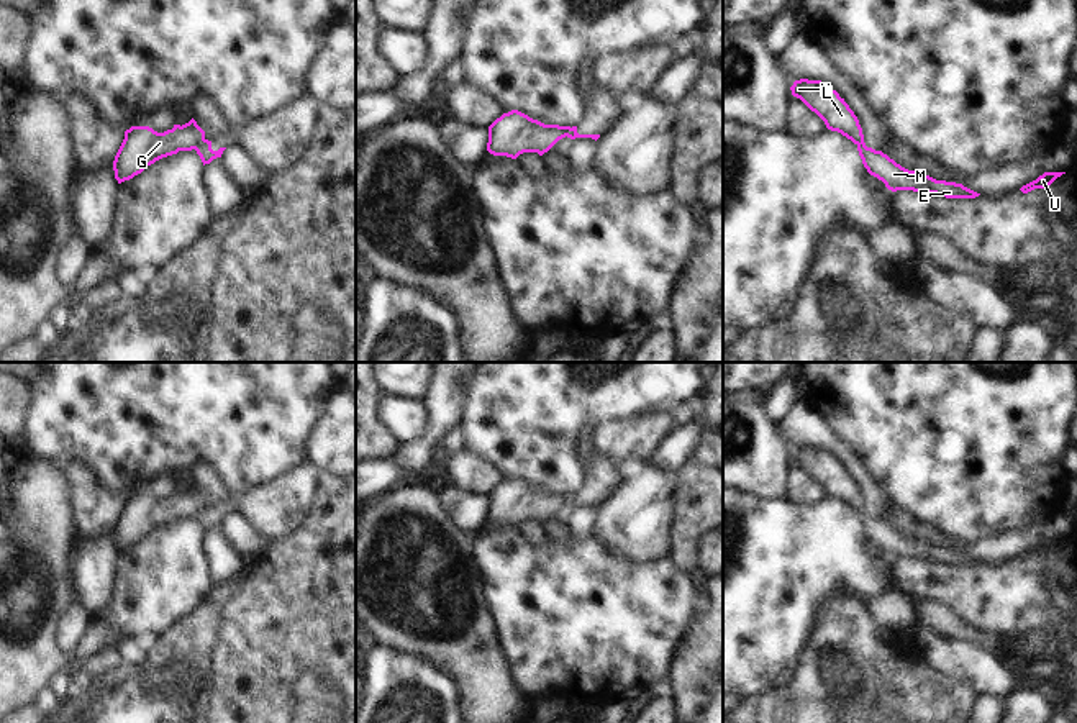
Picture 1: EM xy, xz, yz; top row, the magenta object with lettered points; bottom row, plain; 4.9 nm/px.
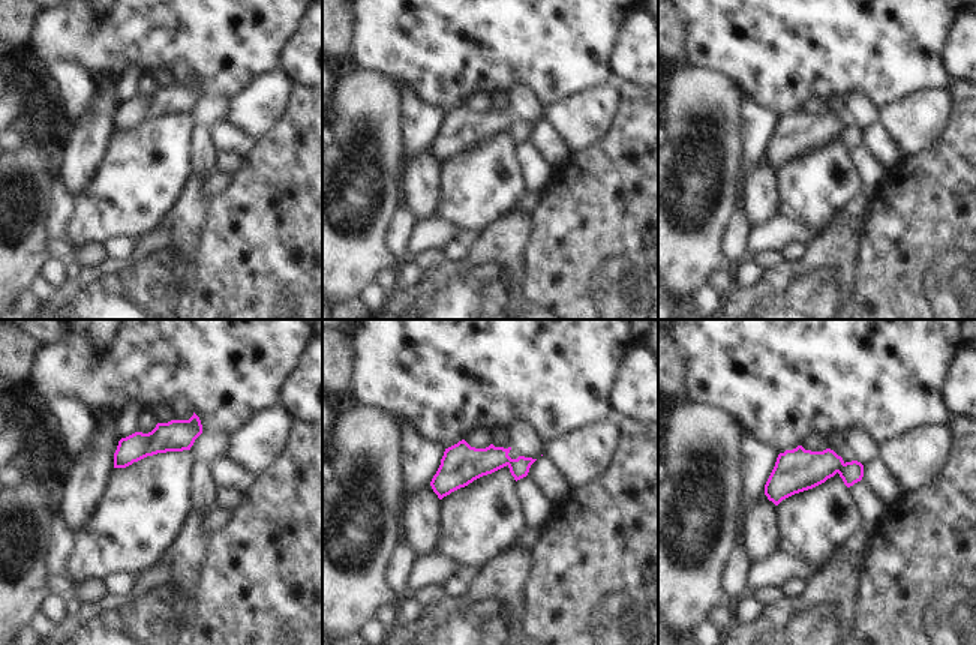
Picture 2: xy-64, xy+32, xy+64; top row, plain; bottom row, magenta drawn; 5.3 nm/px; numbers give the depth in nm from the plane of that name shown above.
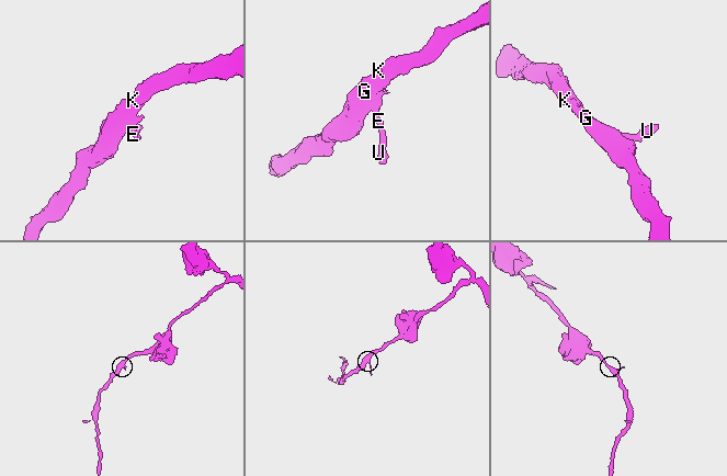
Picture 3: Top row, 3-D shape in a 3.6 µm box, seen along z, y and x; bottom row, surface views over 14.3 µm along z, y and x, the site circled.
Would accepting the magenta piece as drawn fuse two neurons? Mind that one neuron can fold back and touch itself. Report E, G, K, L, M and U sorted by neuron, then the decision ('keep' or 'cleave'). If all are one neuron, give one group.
groups E M U / G K L; cleave

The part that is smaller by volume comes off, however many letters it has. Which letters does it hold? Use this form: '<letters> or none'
E, M, U

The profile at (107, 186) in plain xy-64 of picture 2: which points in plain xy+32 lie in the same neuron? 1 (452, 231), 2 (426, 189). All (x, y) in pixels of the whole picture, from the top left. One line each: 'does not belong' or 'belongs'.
1: does not belong
2: does not belong

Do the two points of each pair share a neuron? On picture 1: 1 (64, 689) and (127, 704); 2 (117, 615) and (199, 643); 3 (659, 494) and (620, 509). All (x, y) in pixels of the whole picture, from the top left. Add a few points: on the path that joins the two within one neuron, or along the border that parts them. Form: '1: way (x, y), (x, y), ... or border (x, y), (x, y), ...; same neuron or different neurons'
1: border (72, 691), (58, 705); different neurons
2: border (194, 607), (158, 636); different neurons
3: way (649, 495), (636, 509), (630, 509); same neuron

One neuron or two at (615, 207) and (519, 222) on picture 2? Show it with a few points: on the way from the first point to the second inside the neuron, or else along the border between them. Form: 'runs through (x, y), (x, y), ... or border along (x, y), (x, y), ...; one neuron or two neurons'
border along (531, 215), (531, 236), (523, 255); two neurons

